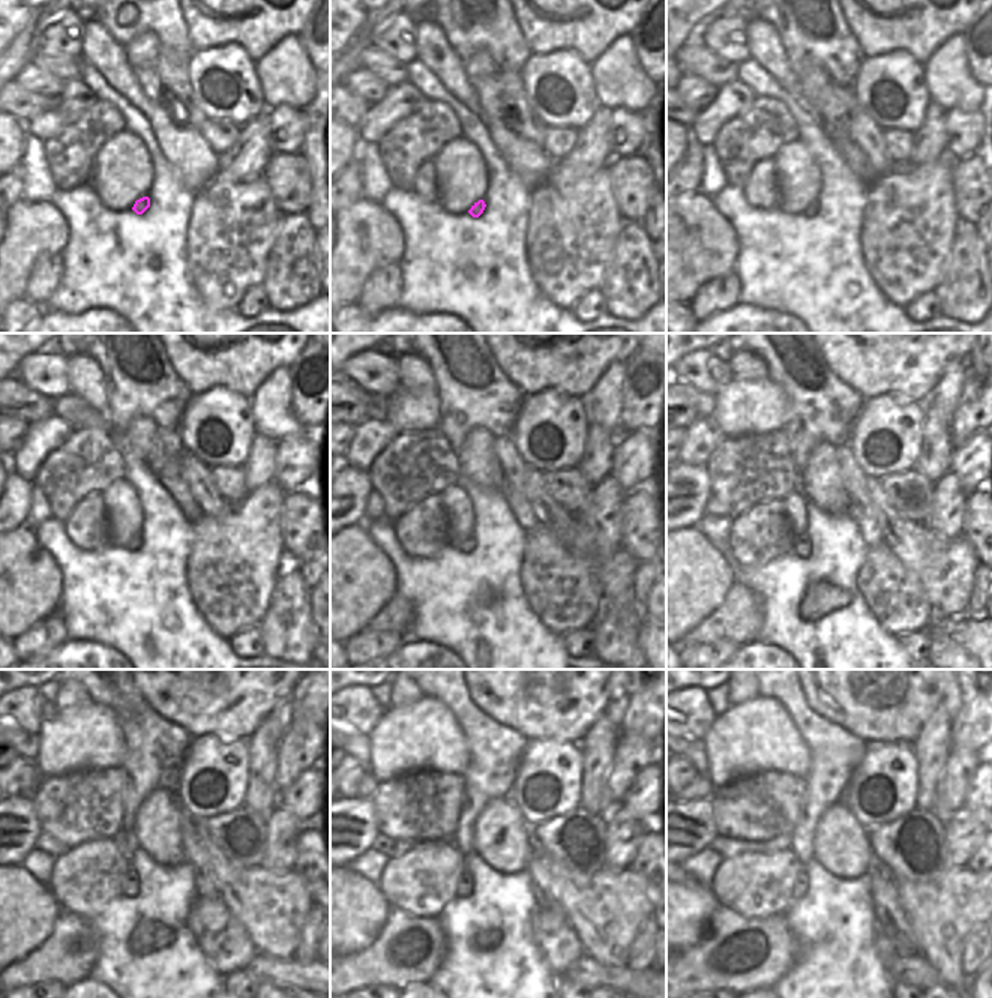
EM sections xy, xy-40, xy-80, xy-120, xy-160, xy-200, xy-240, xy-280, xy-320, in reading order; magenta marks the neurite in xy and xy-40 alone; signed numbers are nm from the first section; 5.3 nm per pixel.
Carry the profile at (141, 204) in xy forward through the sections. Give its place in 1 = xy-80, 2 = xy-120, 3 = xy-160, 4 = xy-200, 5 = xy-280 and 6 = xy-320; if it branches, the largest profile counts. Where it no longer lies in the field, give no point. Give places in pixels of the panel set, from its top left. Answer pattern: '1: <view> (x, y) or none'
1: xy-80 (814, 207)
2: xy-120 (135, 544)
3: xy-160 (467, 545)
4: xy-200 (802, 547)
5: xy-280 (465, 886)
6: xy-320 (800, 886)

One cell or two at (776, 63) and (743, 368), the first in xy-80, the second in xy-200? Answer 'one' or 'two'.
one

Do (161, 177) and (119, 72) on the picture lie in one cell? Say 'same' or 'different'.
different

